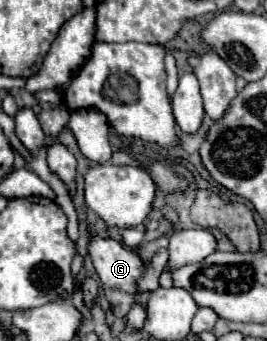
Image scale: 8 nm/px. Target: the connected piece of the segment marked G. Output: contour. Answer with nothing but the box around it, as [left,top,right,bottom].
[88,237,150,313]

